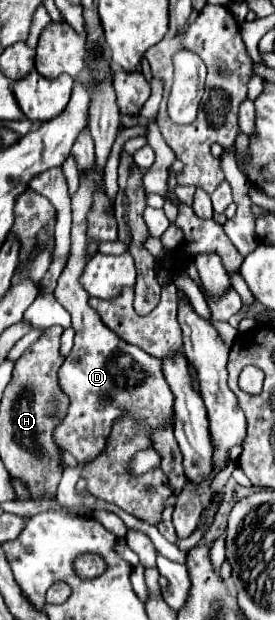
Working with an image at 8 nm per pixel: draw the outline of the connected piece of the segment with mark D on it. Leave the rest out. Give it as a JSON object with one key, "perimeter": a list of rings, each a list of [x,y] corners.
{"perimeter":[[[80,175],[80,189],[72,197],[72,255],[54,289],[54,297],[72,315],[72,327],[76,329],[74,347],[58,371],[60,387],[70,397],[70,407],[66,419],[54,429],[54,439],[64,451],[72,453],[78,463],[90,463],[104,453],[114,423],[120,417],[130,415],[150,439],[150,445],[136,451],[132,459],[134,475],[140,477],[162,463],[162,455],[156,451],[152,439],[158,427],[174,425],[174,393],[166,383],[162,361],[140,351],[136,345],[118,339],[112,329],[104,327],[98,313],[88,305],[90,295],[80,287],[78,279],[86,265],[86,211],[90,209],[96,179],[100,179],[100,175]]]}

